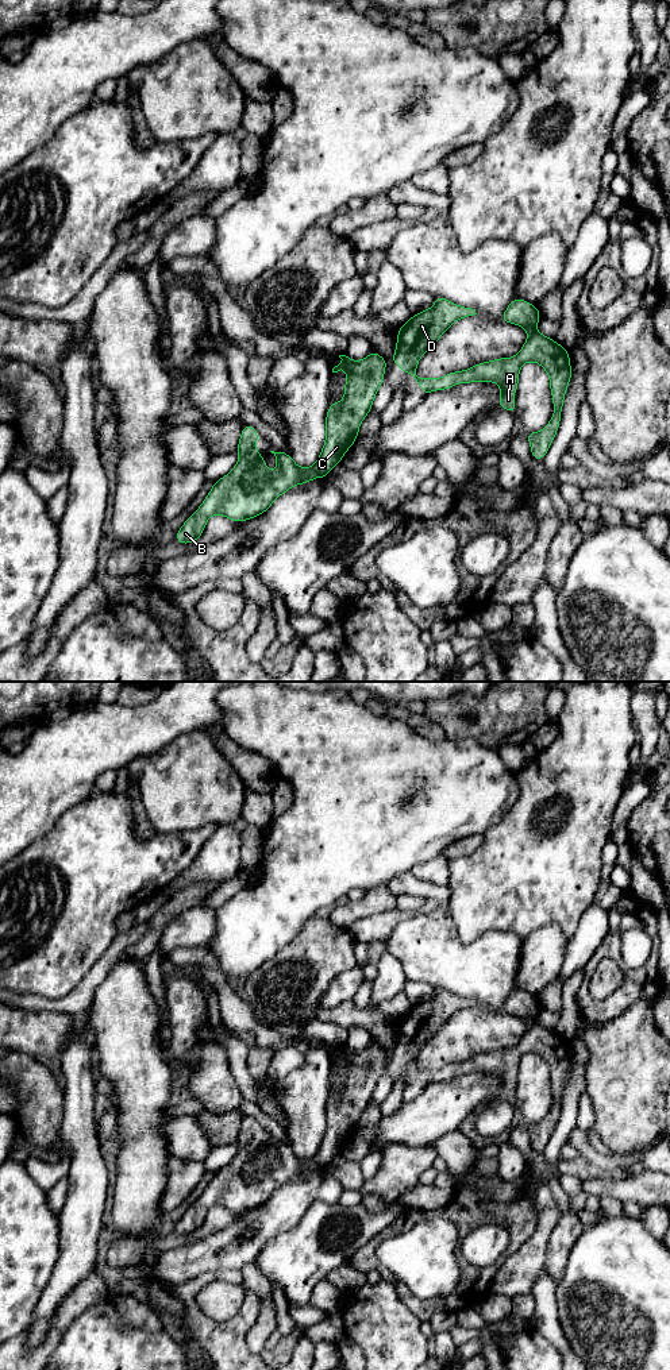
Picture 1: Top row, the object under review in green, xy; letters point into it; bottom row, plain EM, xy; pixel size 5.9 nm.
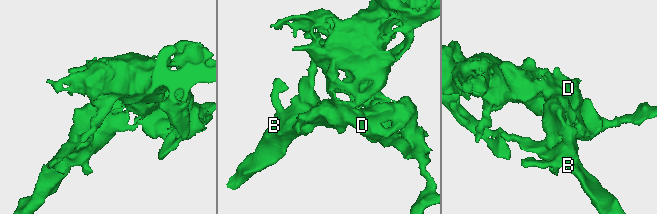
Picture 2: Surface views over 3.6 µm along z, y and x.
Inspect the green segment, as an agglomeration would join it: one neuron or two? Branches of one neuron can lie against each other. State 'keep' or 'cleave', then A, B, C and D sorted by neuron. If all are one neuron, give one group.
keep; groups A B C D

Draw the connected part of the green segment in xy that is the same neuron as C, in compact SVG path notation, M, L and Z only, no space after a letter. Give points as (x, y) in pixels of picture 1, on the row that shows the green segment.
M374 350L362 360L339 355L342 363L332 373L346 370L344 395L339 404L330 401L326 416L326 441L317 462L312 467L299 467L292 454L270 451L277 460L277 470L270 471L263 463L265 455L257 452L259 432L243 424L238 443L238 463L216 481L208 495L190 514L176 535L178 544L199 540L207 521L213 514L243 522L263 514L274 499L296 485L305 485L315 478L327 478L334 466L358 440L358 431L370 413L377 390L384 382L386 360Z

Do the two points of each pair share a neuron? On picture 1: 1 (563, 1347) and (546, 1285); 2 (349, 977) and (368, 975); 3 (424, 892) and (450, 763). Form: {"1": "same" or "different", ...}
{"1": "same", "2": "different", "3": "different"}

